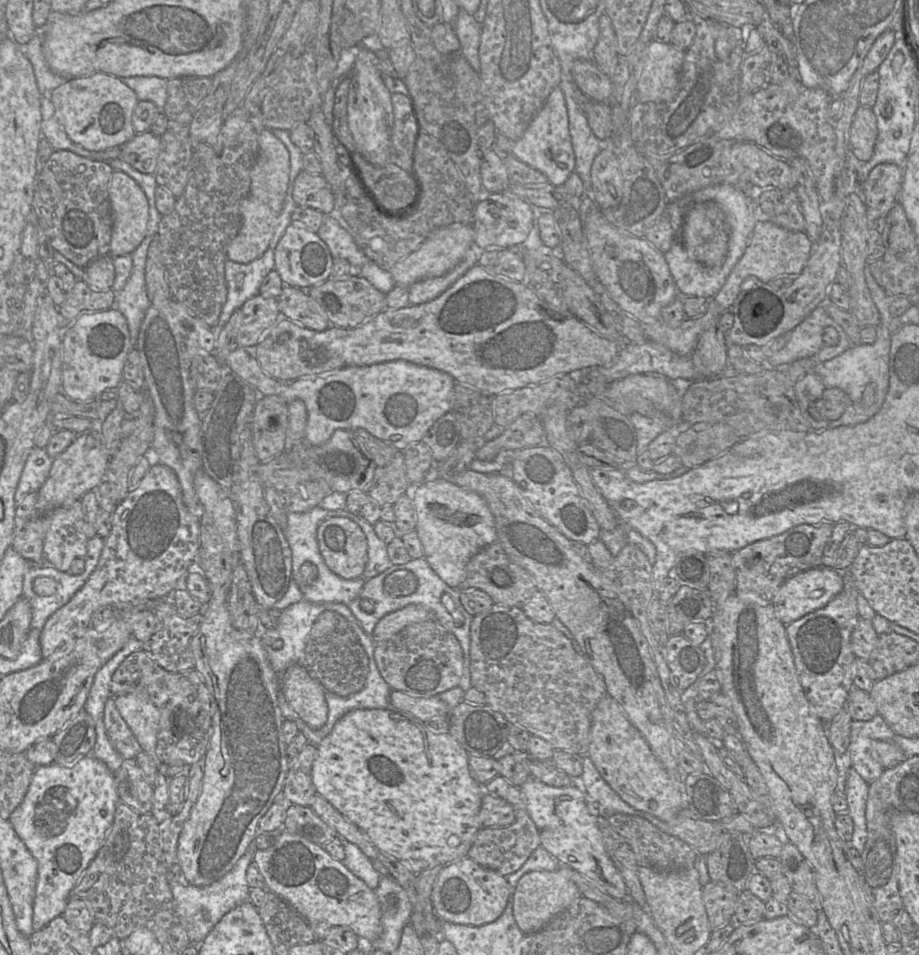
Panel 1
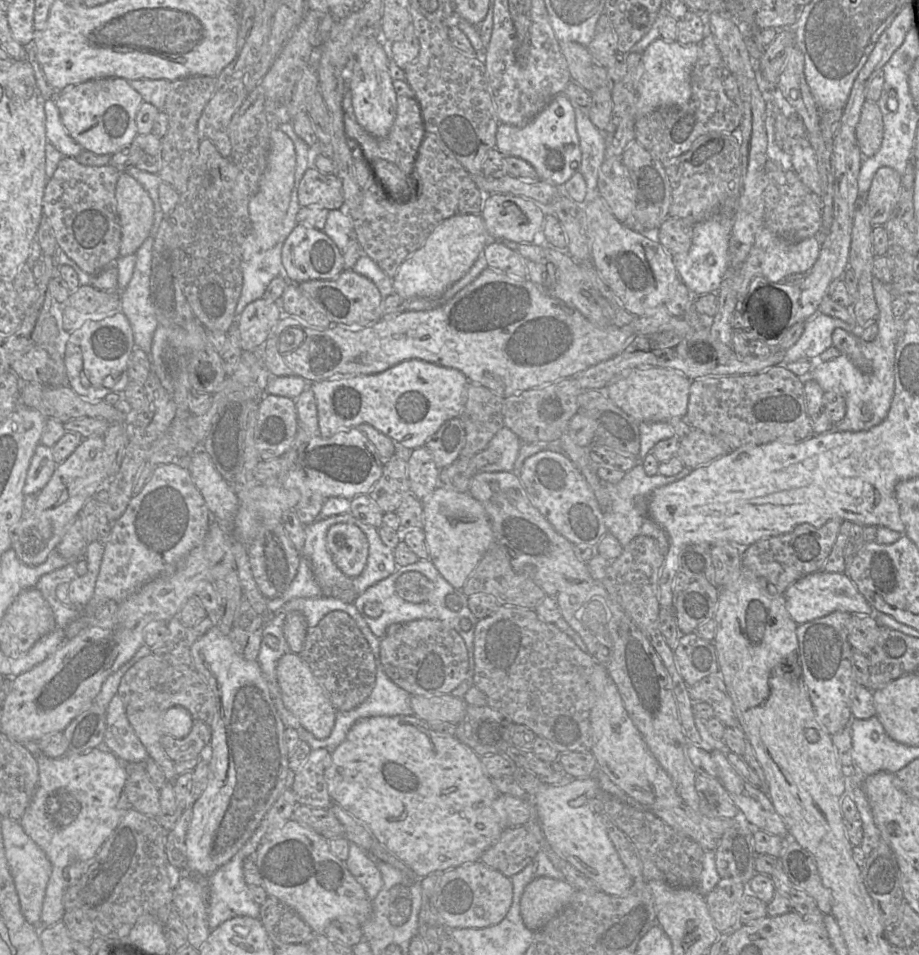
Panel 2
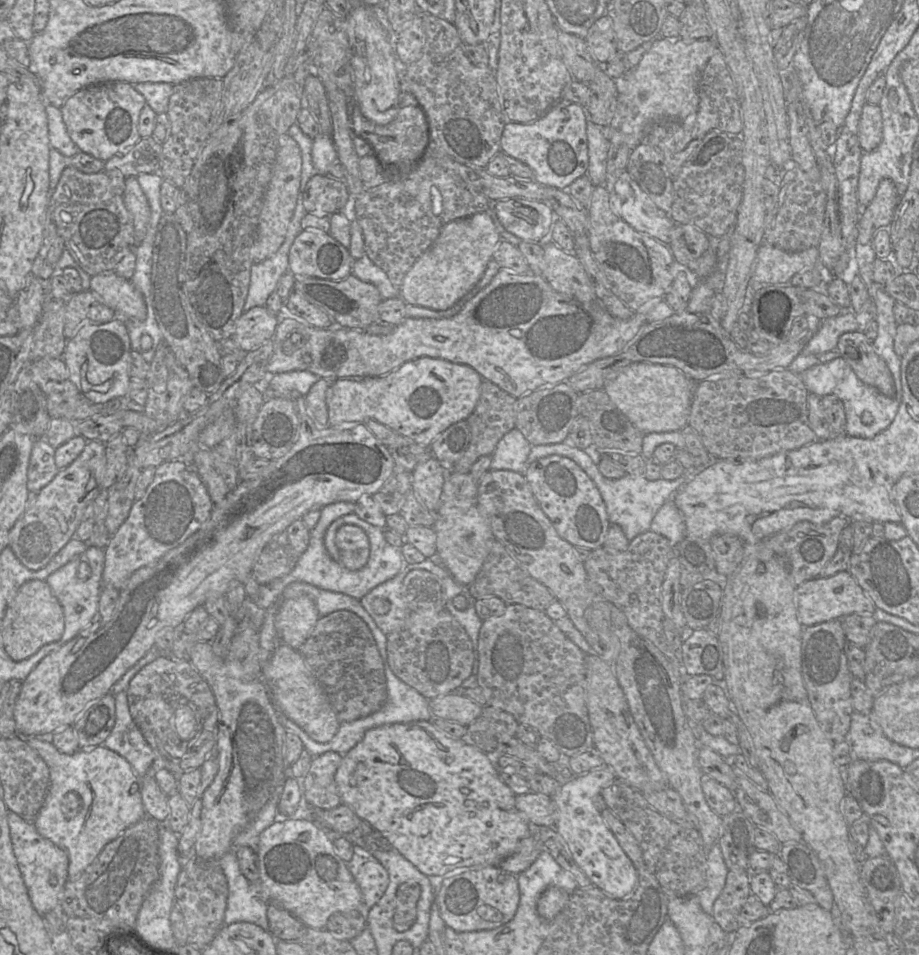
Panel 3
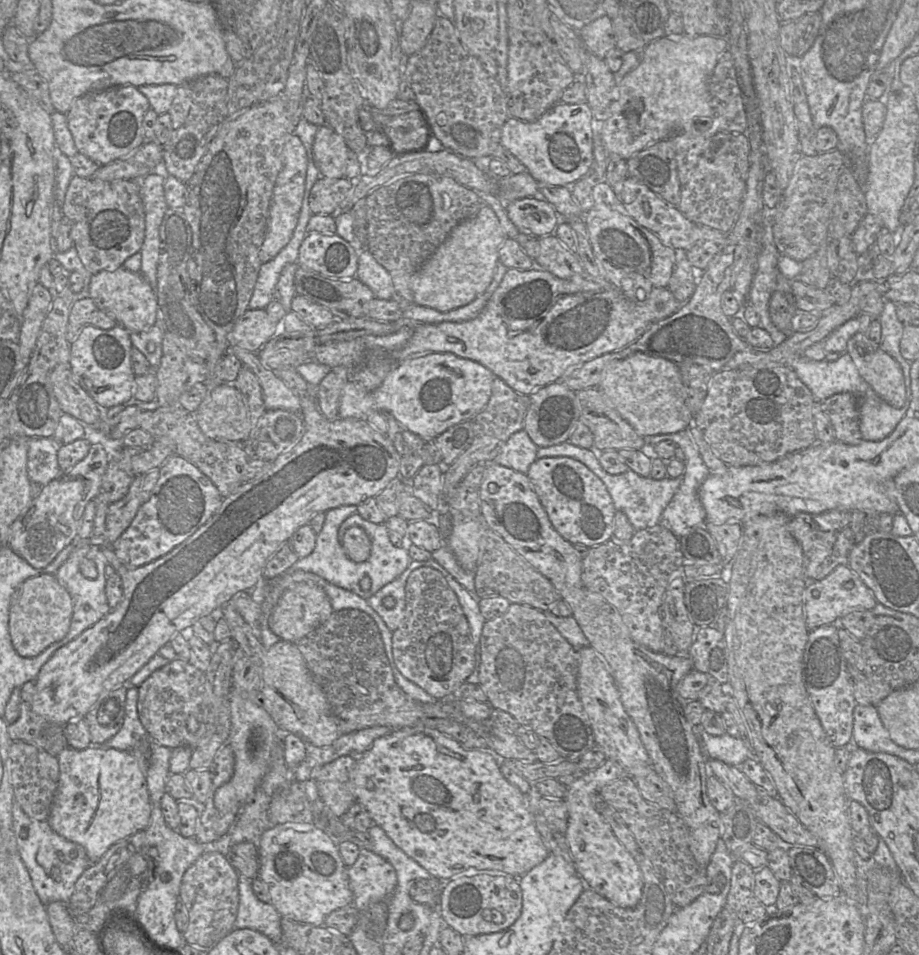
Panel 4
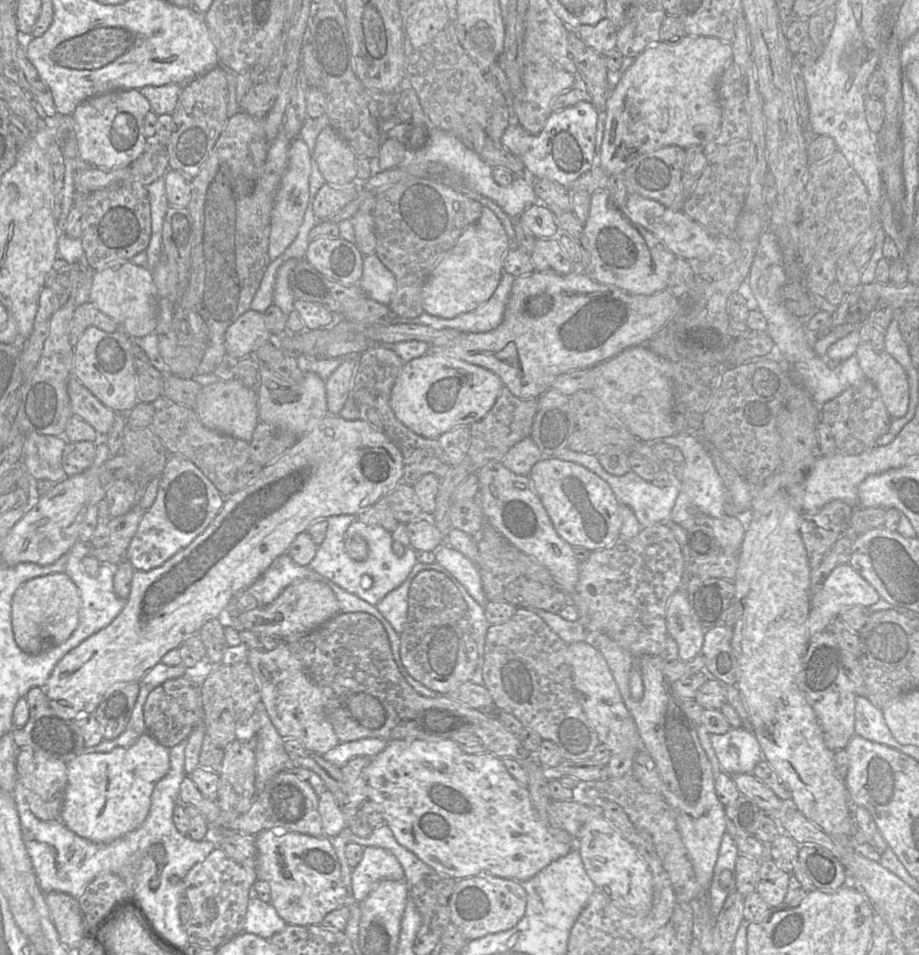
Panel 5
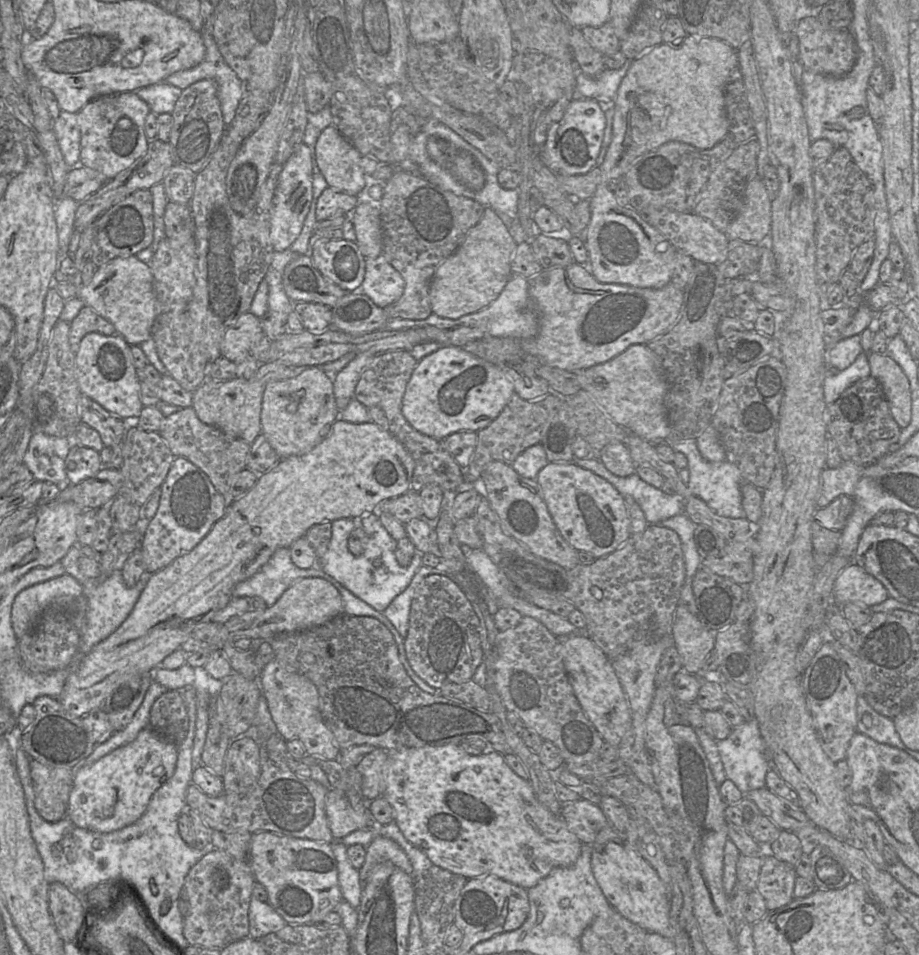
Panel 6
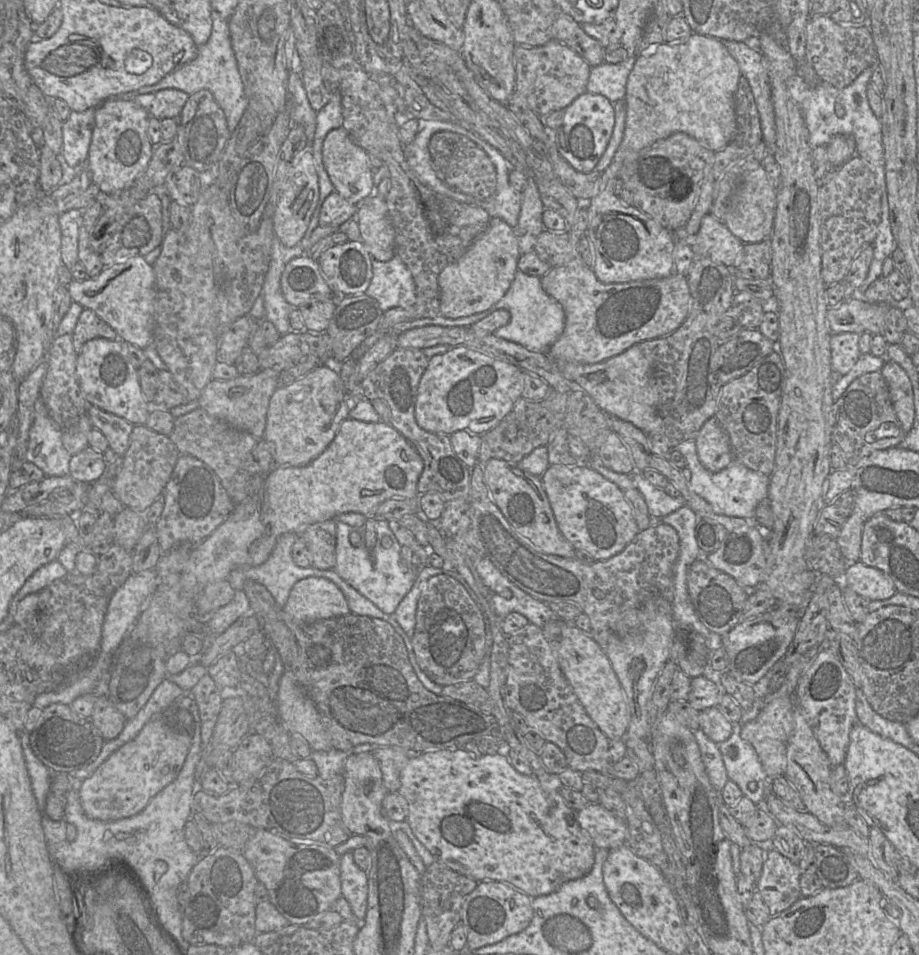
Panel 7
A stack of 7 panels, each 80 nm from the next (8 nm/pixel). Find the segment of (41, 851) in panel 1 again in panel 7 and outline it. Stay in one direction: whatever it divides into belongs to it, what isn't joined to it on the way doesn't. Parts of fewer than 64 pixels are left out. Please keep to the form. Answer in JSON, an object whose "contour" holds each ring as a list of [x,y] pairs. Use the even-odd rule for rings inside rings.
{"contour":[[[168,707],[154,714],[134,739],[110,755],[79,785],[79,798],[86,815],[113,821],[140,813],[149,801],[176,779],[194,736],[192,714],[180,707]]]}

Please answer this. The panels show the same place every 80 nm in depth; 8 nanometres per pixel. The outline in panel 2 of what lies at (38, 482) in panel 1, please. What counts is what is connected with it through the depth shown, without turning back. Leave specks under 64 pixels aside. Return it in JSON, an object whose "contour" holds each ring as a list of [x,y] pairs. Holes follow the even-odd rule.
{"contour":[[[38,444],[27,471],[23,487],[24,495],[37,495],[51,479],[56,466],[51,448]]]}

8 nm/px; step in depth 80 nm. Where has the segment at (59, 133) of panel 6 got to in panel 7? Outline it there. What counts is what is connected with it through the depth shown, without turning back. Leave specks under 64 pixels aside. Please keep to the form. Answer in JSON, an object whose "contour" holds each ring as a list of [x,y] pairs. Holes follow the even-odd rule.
{"contour":[[[95,108],[83,112],[72,111],[69,118],[63,122],[61,165],[68,175],[86,164],[94,127]]]}

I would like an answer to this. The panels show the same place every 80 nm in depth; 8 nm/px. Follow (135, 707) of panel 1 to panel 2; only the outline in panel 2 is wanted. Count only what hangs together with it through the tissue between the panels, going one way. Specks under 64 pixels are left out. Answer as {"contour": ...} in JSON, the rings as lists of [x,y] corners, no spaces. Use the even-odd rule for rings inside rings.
{"contour":[[[182,706],[171,707],[165,712],[155,708],[136,710],[126,707],[126,715],[149,757],[160,767],[168,781],[174,781],[177,777],[175,763],[165,753],[160,737],[163,733],[175,738],[187,736],[192,727],[190,712]]]}

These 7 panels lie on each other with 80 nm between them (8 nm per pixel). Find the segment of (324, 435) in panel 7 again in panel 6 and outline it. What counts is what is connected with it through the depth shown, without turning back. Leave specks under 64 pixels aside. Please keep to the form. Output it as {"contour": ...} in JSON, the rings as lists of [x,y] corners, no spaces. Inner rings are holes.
{"contour":[[[308,366],[299,375],[267,384],[261,409],[261,429],[279,458],[308,453],[327,435],[338,418],[333,381],[318,366]]]}

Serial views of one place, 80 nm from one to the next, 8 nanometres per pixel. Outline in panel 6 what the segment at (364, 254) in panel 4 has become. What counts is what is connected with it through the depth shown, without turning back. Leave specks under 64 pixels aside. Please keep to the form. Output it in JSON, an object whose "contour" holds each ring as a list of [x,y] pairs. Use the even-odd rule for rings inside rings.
{"contour":[[[384,254],[366,258],[366,271],[360,288],[377,306],[385,308],[397,301],[404,287],[402,275],[387,261]]]}

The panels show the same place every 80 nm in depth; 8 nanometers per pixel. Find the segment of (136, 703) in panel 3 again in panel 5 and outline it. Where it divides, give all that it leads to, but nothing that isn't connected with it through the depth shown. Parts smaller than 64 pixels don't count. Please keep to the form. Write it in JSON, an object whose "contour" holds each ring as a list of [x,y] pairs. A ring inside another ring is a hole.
{"contour":[[[185,675],[167,680],[154,687],[143,706],[146,732],[167,748],[171,748],[188,738],[194,727],[200,723],[205,723],[201,690],[202,687],[191,682]]]}

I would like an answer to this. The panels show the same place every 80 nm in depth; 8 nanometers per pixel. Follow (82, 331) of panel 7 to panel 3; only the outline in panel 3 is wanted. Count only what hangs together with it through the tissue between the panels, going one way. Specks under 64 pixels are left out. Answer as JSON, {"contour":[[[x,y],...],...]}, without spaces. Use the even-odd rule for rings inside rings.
{"contour":[[[91,290],[70,295],[65,301],[64,336],[67,340],[73,338],[83,325],[106,324],[118,317],[116,312]]]}

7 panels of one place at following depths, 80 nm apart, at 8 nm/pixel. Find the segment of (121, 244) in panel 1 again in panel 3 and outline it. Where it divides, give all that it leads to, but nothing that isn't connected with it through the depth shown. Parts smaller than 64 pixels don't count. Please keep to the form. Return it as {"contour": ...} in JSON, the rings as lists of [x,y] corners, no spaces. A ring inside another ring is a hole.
{"contour":[[[136,177],[125,178],[124,182],[123,202],[133,219],[135,248],[145,237],[150,219],[150,207]]]}

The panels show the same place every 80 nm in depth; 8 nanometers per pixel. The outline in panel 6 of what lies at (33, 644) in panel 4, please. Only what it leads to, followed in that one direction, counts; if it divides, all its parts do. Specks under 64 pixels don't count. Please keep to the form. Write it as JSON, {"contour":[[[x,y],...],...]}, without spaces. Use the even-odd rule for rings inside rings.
{"contour":[[[65,573],[62,576],[30,586],[17,594],[11,612],[12,627],[17,639],[31,632],[40,617],[52,608],[79,613],[83,623],[86,599],[83,595],[81,584],[71,575]]]}

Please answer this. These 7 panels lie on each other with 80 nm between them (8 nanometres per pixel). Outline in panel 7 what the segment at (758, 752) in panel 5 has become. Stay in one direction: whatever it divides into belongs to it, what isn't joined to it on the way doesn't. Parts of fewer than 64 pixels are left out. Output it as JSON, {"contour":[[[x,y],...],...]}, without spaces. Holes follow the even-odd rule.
{"contour":[[[757,690],[757,698],[752,707],[743,712],[740,721],[734,724],[731,736],[724,742],[717,743],[729,779],[735,782],[743,795],[757,806],[767,798],[767,793],[771,789],[769,781],[772,778],[765,772],[754,747],[742,739],[741,731],[746,723],[751,722],[759,715],[763,707],[764,697],[759,697]],[[731,747],[738,750],[736,758],[731,758],[728,754]]]}

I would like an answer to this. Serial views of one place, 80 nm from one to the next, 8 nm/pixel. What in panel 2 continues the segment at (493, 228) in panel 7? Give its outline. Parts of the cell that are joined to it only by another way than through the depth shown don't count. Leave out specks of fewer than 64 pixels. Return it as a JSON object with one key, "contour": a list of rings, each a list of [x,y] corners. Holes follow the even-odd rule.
{"contour":[[[459,215],[446,219],[434,229],[421,248],[399,266],[392,279],[394,292],[406,299],[440,297],[469,271],[488,243],[489,236],[480,215]]]}

